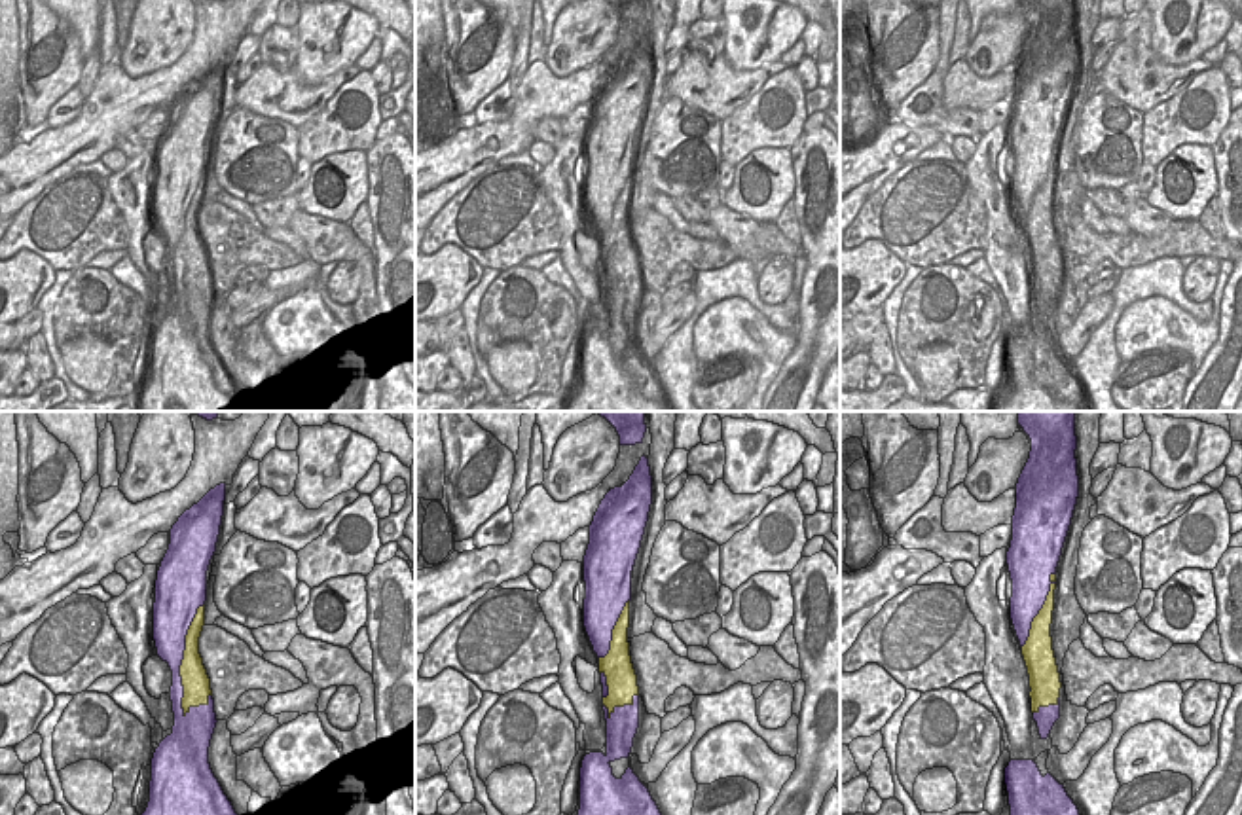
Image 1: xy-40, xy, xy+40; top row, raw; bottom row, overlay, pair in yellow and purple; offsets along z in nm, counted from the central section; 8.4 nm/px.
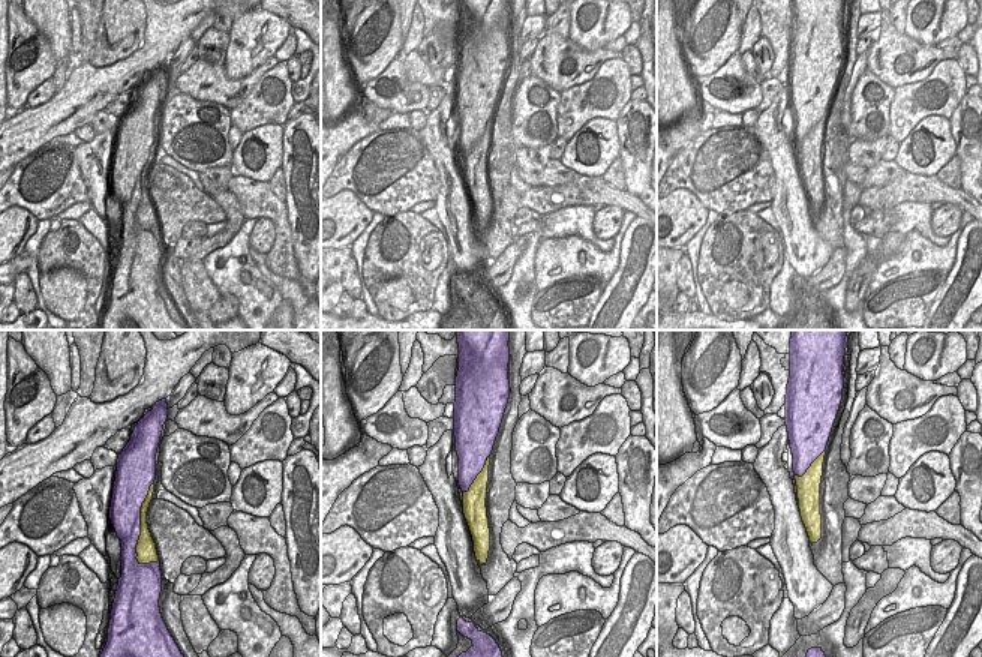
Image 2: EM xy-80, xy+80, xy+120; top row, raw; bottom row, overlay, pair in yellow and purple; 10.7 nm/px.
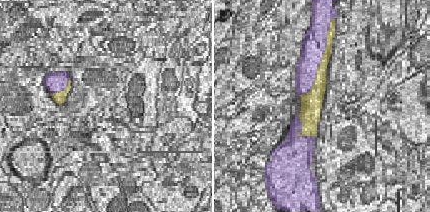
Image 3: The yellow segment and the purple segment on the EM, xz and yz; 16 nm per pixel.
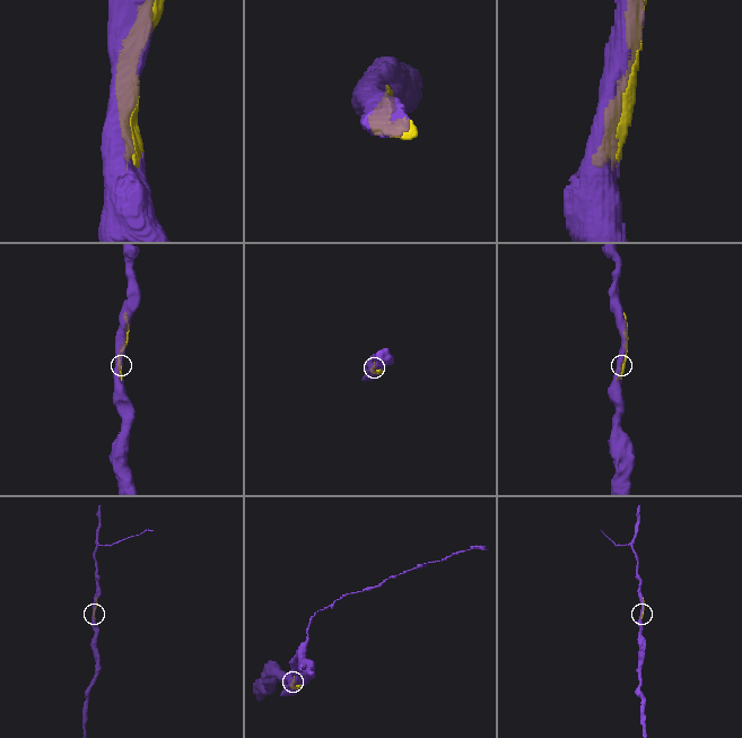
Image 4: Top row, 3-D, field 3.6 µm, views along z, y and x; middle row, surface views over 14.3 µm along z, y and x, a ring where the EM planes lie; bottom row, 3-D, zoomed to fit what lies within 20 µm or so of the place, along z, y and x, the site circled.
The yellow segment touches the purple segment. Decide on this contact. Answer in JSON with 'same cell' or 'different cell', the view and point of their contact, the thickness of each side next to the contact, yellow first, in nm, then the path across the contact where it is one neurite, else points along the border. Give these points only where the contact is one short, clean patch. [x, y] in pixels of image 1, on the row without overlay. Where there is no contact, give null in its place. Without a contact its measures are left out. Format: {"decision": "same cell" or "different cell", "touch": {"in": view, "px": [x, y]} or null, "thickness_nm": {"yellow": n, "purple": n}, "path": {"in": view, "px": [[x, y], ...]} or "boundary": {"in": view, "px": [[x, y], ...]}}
{"decision": "same cell", "touch": {"in": "xy-40", "px": [182, 235]}, "thickness_nm": {"yellow": 240, "purple": 280}}

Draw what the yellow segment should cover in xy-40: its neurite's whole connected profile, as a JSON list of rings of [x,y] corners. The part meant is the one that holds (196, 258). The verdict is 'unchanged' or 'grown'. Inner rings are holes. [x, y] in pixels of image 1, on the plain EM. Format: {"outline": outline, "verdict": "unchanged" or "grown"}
{"outline": [[[226,59],[210,64],[171,104],[155,155],[154,216],[173,246],[173,309],[152,334],[150,377],[138,411],[247,411],[209,339],[216,303],[210,254],[199,229],[207,146],[216,127]]], "verdict": "grown"}

